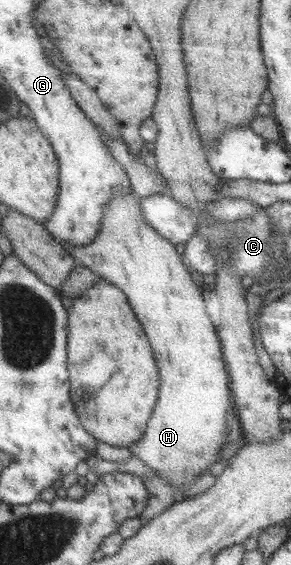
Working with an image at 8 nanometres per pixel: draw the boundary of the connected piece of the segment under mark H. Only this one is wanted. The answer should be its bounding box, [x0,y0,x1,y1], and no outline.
[58,192,232,501]

